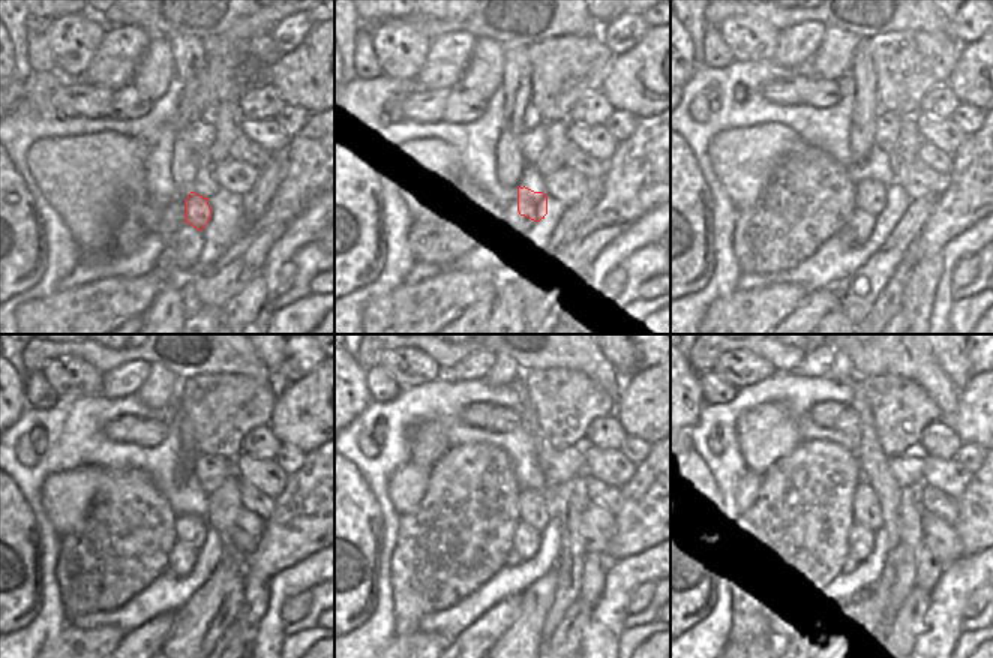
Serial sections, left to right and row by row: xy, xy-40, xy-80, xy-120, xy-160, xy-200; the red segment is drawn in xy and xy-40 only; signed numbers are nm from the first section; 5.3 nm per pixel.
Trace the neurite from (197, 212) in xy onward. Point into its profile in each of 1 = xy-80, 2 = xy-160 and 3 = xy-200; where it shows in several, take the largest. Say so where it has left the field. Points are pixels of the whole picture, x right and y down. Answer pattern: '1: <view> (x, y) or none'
1: xy-80 (869, 195)
2: xy-160 (531, 508)
3: xy-200 (866, 505)

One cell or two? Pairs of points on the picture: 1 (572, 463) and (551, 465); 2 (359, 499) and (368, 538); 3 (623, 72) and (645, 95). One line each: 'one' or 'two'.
1: one
2: one
3: one

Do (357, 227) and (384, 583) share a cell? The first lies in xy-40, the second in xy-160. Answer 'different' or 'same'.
different

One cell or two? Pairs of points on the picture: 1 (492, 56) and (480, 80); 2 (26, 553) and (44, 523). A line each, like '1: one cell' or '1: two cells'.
1: one cell
2: two cells

